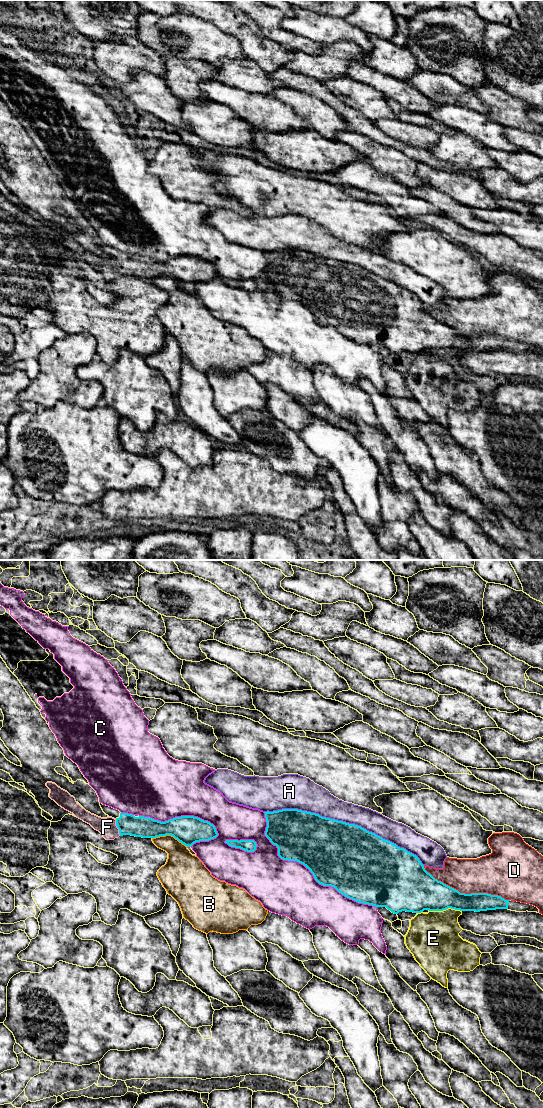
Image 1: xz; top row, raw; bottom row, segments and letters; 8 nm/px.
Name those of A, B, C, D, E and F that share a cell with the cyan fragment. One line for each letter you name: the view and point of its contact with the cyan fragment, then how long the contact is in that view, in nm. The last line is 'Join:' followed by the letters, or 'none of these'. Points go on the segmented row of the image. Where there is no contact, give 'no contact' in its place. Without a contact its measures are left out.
F: contact xz (117, 827); length 140 nm
Join: F

